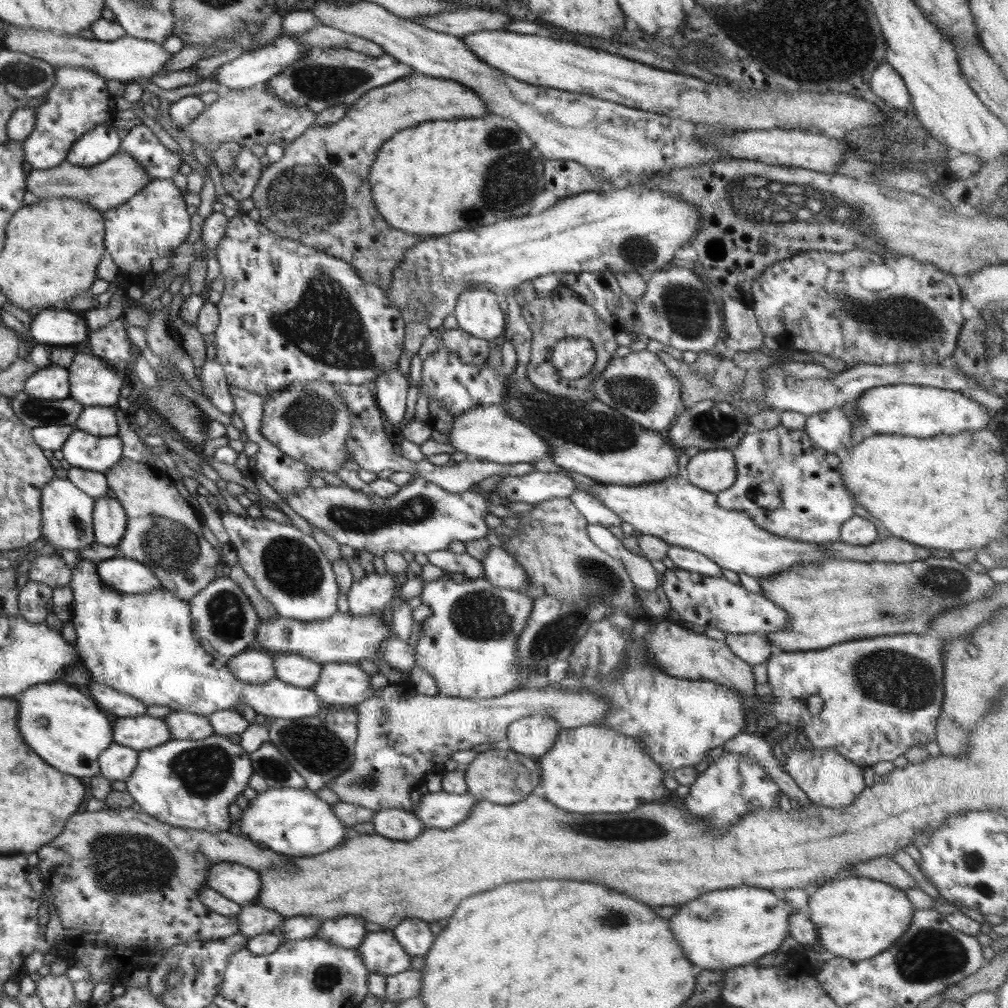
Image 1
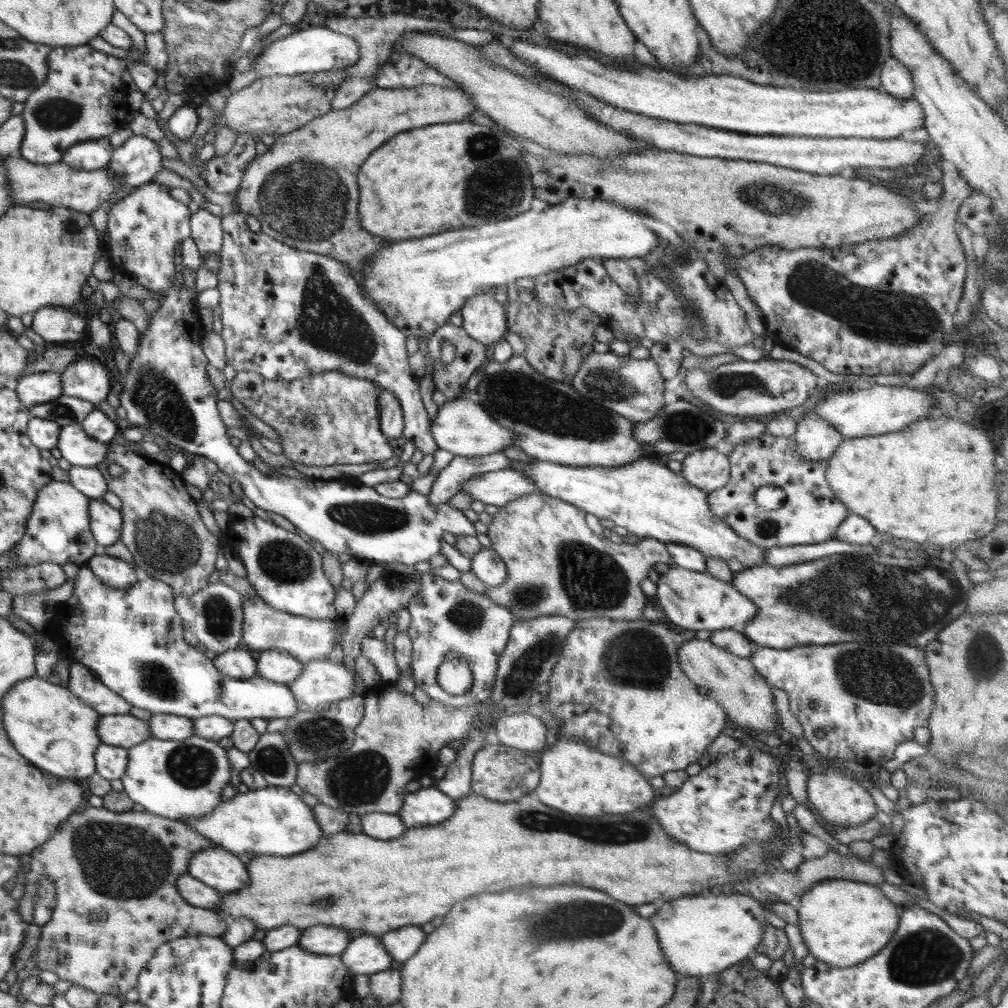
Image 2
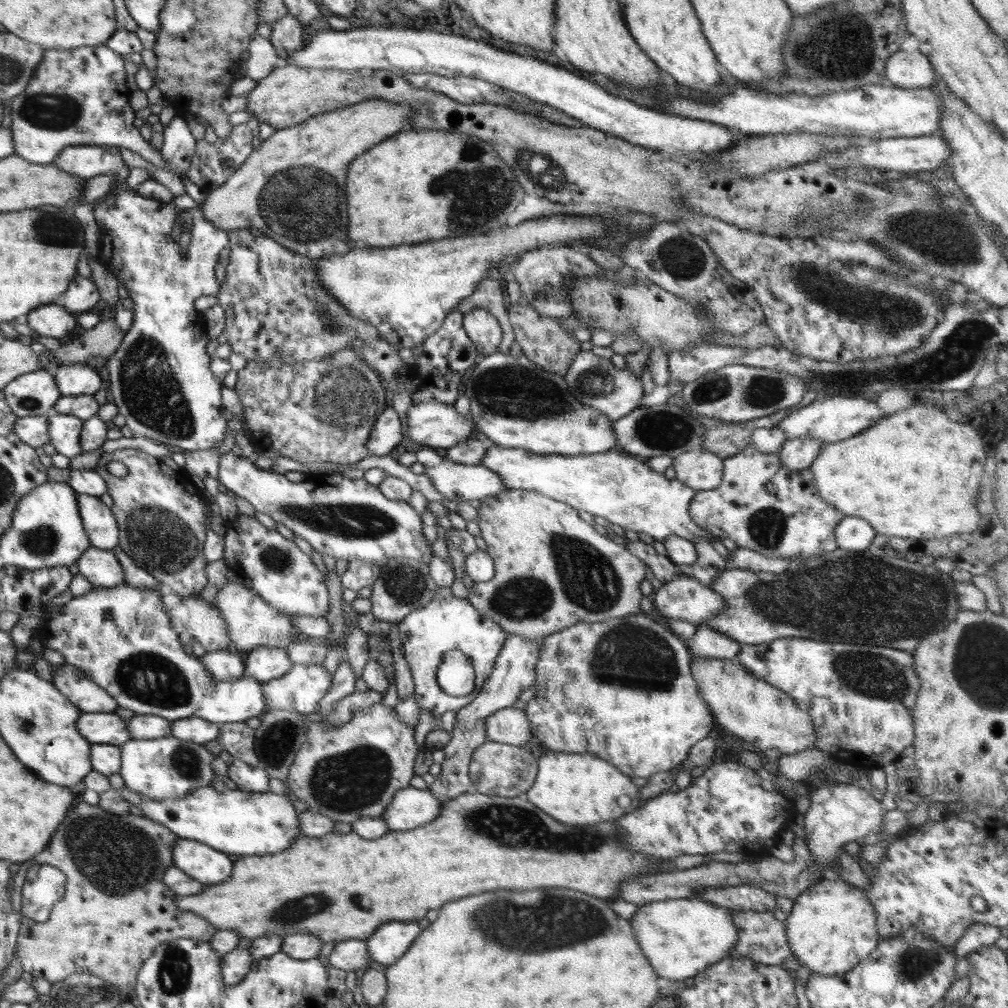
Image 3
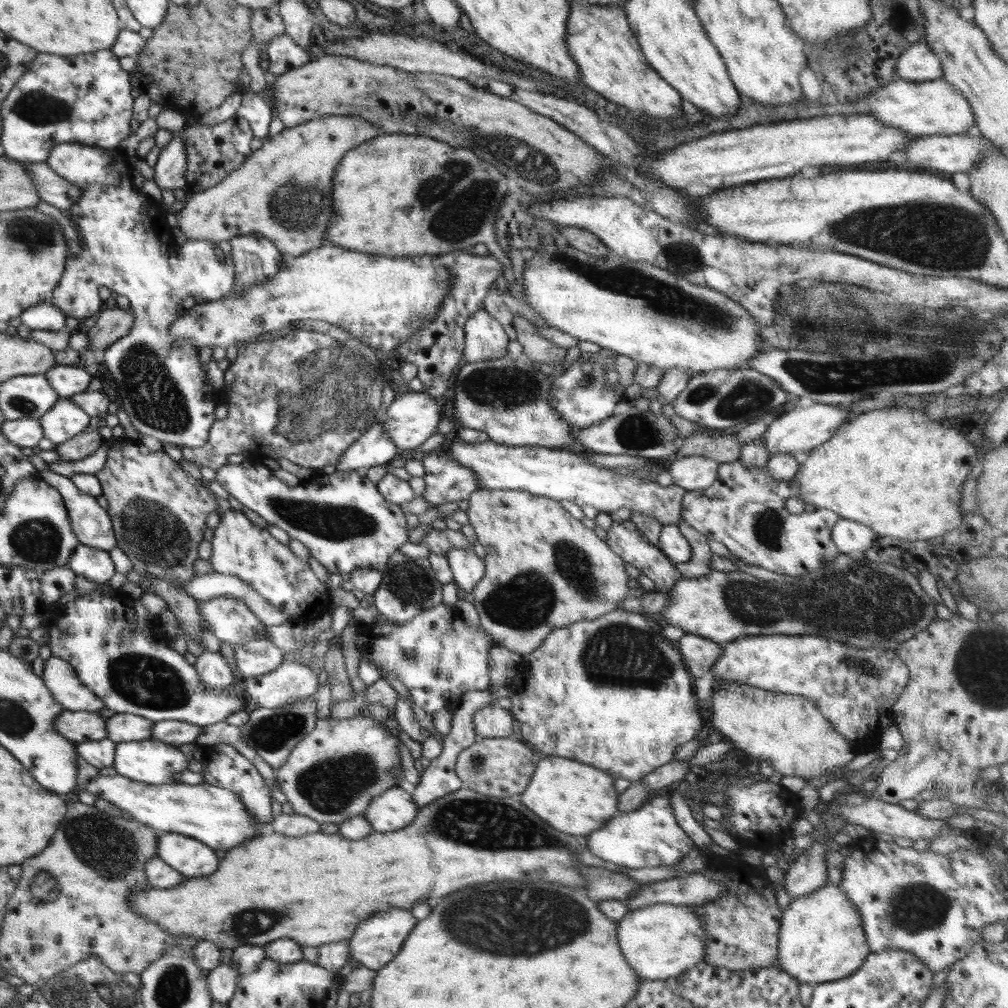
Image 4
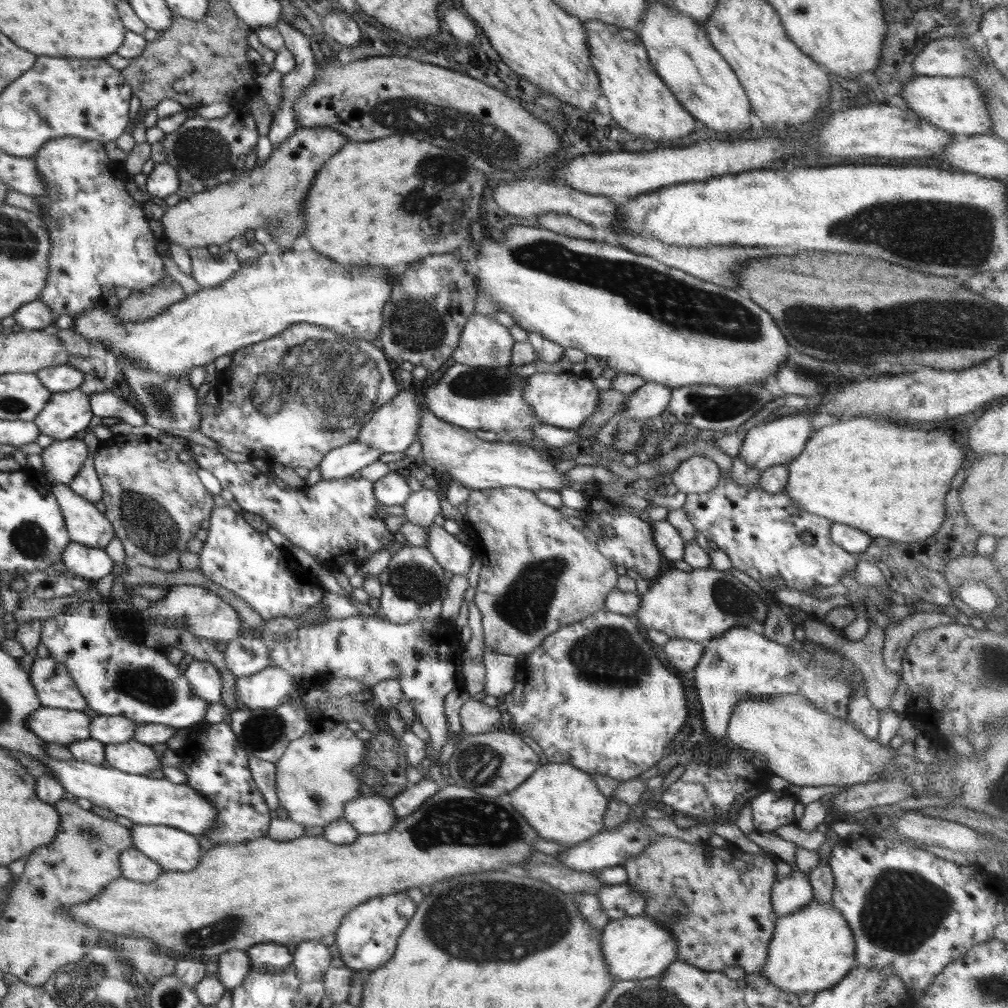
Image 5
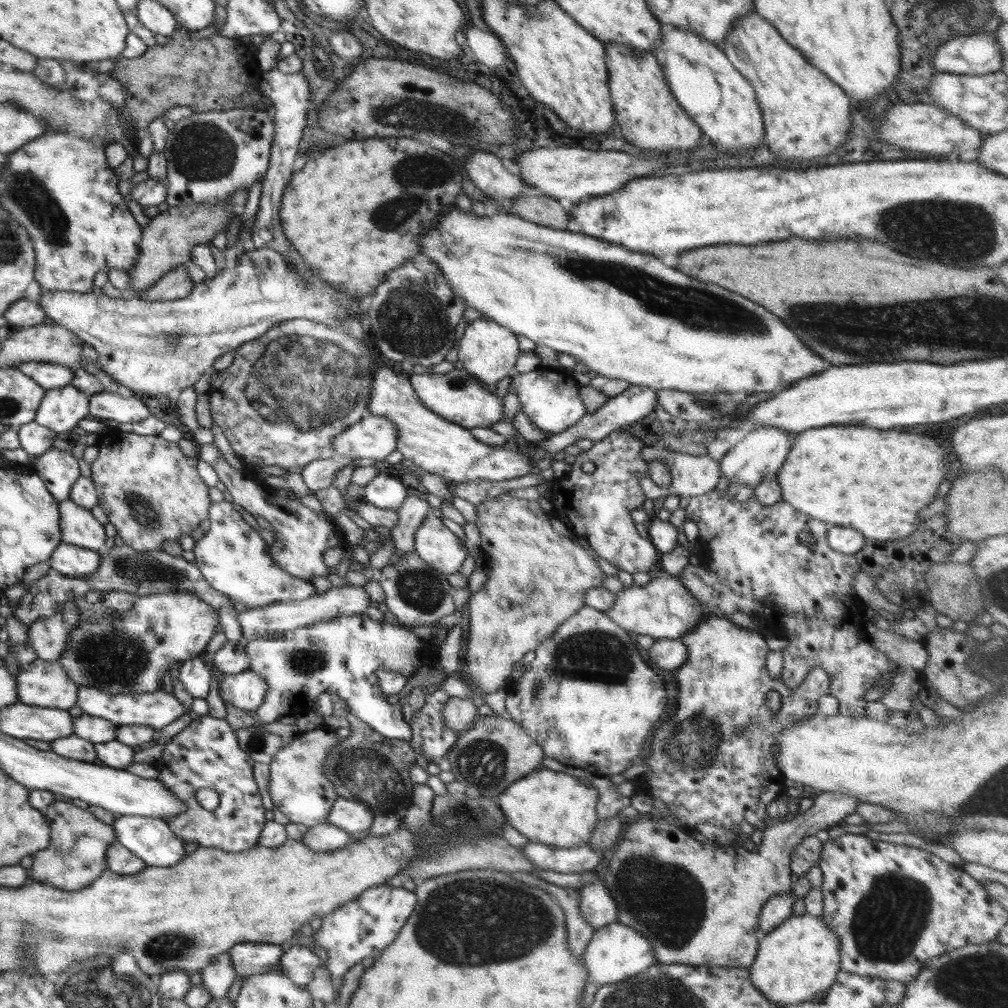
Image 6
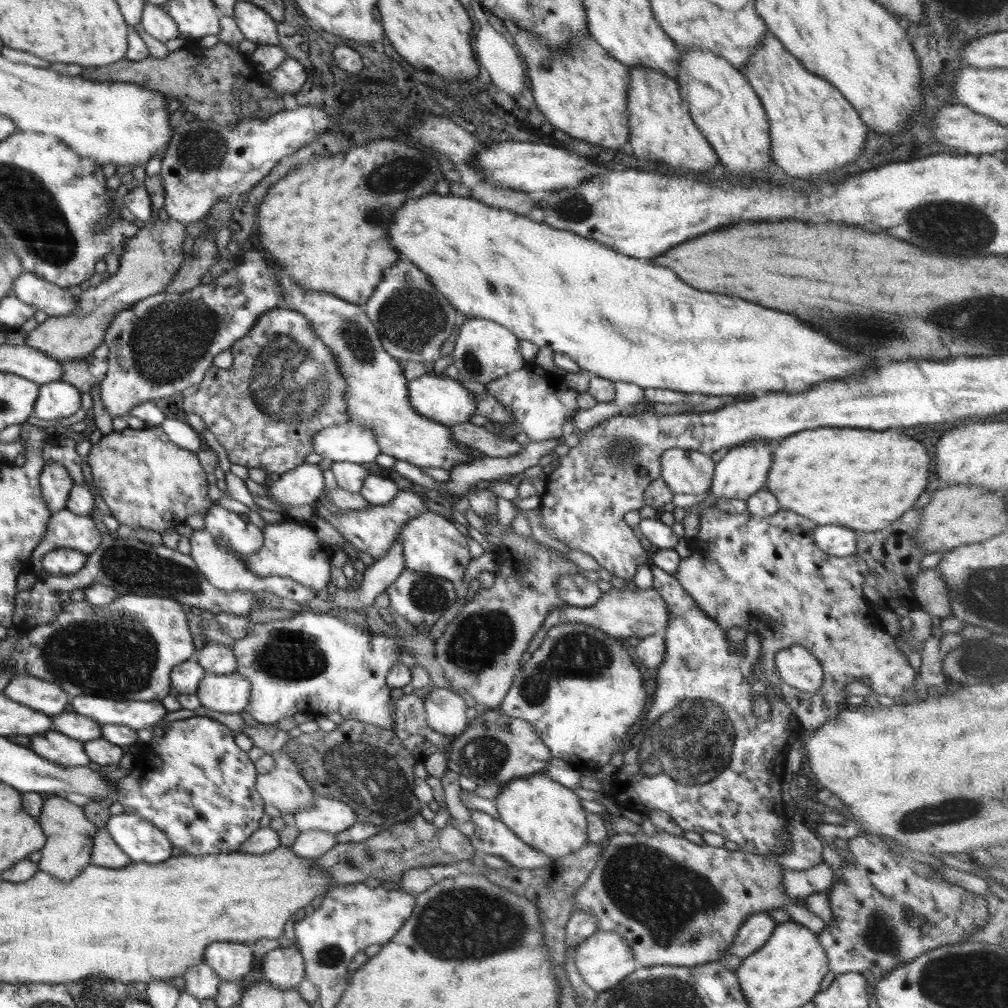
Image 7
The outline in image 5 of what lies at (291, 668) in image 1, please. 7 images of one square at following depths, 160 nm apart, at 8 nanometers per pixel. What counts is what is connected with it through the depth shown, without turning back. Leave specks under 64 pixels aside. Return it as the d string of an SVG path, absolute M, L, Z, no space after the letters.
M236 637L227 641L225 665L235 677L247 677L270 664L269 650L258 637Z

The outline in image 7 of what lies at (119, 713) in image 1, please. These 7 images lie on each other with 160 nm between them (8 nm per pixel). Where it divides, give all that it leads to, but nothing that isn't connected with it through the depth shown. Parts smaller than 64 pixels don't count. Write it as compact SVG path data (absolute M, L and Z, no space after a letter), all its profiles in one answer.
M37 675L13 677L1 693L14 702L52 716L64 712L66 704L71 702L68 691L62 689L60 683L38 678Z

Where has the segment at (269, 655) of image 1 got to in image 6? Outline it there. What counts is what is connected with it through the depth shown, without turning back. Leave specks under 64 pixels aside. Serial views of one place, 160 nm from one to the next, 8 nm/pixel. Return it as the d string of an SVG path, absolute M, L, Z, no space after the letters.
M201 656L183 661L179 669L179 679L184 684L186 692L193 698L206 699L212 682L211 670L212 668L202 661Z

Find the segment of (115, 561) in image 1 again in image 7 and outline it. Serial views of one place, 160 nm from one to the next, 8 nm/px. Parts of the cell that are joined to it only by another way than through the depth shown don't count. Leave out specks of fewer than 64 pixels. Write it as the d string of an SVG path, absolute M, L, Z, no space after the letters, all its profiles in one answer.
M72 548L52 550L42 557L42 573L50 575L76 574L88 562L88 554Z

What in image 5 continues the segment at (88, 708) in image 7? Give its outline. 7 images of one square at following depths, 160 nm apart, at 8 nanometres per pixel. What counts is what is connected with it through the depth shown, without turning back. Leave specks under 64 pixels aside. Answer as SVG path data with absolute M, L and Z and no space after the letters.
M87 599L70 605L60 616L44 620L40 641L48 648L50 657L65 663L69 674L87 699L88 707L100 715L120 715L134 723L167 725L174 729L205 722L206 707L210 702L193 694L184 671L178 665L170 663L161 650L144 645L144 624L144 619L138 612L128 612L113 601Z

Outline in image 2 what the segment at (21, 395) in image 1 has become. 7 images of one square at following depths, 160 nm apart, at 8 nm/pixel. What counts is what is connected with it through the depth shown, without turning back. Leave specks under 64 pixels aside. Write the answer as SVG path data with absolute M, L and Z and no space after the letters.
M63 394L53 401L44 402L41 405L28 408L28 410L32 417L56 421L59 425L66 426L70 423L80 424L95 407L89 400Z

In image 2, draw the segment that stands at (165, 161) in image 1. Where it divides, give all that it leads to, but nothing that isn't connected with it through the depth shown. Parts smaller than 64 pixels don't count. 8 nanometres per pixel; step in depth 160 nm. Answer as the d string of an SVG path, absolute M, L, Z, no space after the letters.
M140 134L114 149L108 165L111 174L118 174L113 178L126 187L150 183L154 175L164 169L162 155L154 141Z

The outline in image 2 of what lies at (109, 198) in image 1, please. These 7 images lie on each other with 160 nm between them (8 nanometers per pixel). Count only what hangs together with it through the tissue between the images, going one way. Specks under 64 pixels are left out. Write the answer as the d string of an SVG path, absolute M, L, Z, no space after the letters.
M19 155L9 156L5 162L5 170L8 173L8 187L12 191L14 206L27 205L30 202L42 201L49 203L51 206L65 206L72 210L82 211L84 213L91 213L98 208L100 204L104 204L114 190L124 184L119 184L114 175L109 171L109 165L102 169L96 170L78 170L71 167L68 163L63 161L56 162L53 165L39 165L33 162L28 162L24 157Z

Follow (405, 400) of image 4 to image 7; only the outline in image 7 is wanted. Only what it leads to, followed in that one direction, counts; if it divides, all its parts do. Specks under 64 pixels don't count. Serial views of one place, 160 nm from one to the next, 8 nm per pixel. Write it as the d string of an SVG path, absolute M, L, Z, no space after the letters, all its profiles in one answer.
M352 421L319 430L314 437L314 453L333 462L351 462L360 465L376 461L376 457L382 454L373 430Z

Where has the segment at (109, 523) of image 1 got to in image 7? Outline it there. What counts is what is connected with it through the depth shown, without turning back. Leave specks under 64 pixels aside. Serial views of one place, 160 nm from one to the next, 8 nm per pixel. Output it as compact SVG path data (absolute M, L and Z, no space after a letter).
M67 509L53 513L48 532L44 534L42 542L34 550L30 561L31 572L42 574L42 557L52 550L72 548L89 555L96 552L102 541L102 536L94 526L92 517L76 515Z

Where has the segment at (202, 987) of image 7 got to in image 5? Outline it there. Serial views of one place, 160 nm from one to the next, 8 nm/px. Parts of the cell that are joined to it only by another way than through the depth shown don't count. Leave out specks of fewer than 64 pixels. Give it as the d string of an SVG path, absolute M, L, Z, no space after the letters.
M233 949L220 955L217 977L224 983L226 991L232 991L242 983L251 968L246 950Z

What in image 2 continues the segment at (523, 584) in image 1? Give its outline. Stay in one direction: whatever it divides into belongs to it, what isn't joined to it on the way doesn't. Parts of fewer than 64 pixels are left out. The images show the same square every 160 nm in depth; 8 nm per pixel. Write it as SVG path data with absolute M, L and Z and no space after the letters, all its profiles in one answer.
M488 546L471 558L470 575L488 586L500 586L508 578L508 571L500 555Z

